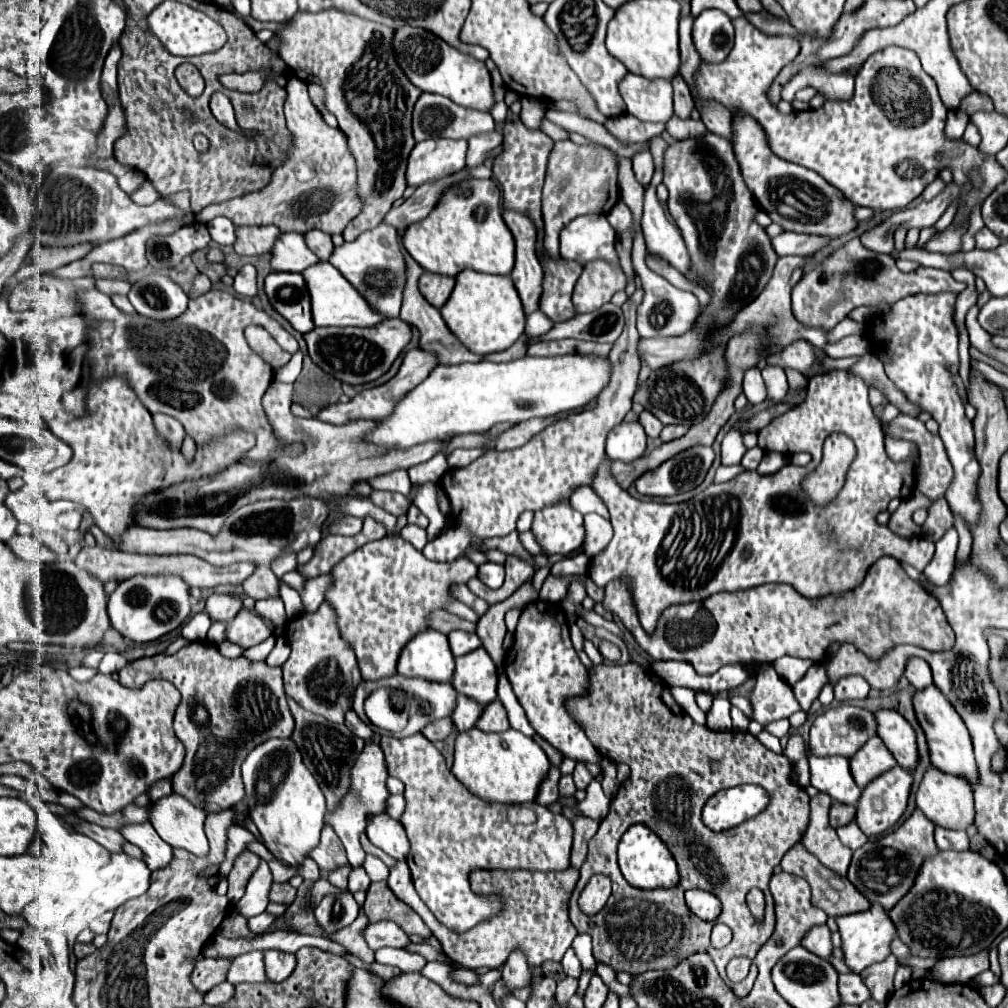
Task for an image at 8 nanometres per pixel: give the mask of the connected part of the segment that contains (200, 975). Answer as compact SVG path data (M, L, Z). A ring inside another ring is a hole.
M203 959L203 961L199 961L191 973L191 983L195 985L195 989L199 989L199 993L205 995L215 985L225 981L229 963L231 963L231 959Z

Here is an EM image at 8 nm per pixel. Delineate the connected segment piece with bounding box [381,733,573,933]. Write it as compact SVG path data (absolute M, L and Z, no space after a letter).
M415 733L411 737L395 739L389 735L381 737L381 747L387 757L389 775L399 777L405 783L405 799L407 809L401 817L401 823L411 841L409 851L409 867L413 875L415 889L429 911L435 915L439 923L455 933L465 933L491 917L489 899L481 899L471 891L469 875L477 869L529 869L529 871L565 871L569 867L569 851L573 839L571 821L565 815L555 815L543 805L531 803L531 809L537 813L537 821L531 825L513 825L507 819L507 811L501 805L487 805L481 799L475 799L447 769L445 757L441 751L427 739L423 733Z

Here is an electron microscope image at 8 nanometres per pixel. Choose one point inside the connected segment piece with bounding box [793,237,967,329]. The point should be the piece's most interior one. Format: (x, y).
(853, 276)

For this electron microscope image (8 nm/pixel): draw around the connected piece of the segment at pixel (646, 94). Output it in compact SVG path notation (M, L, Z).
M629 73L621 83L627 113L645 123L667 123L673 117L673 87L669 81L649 81Z

